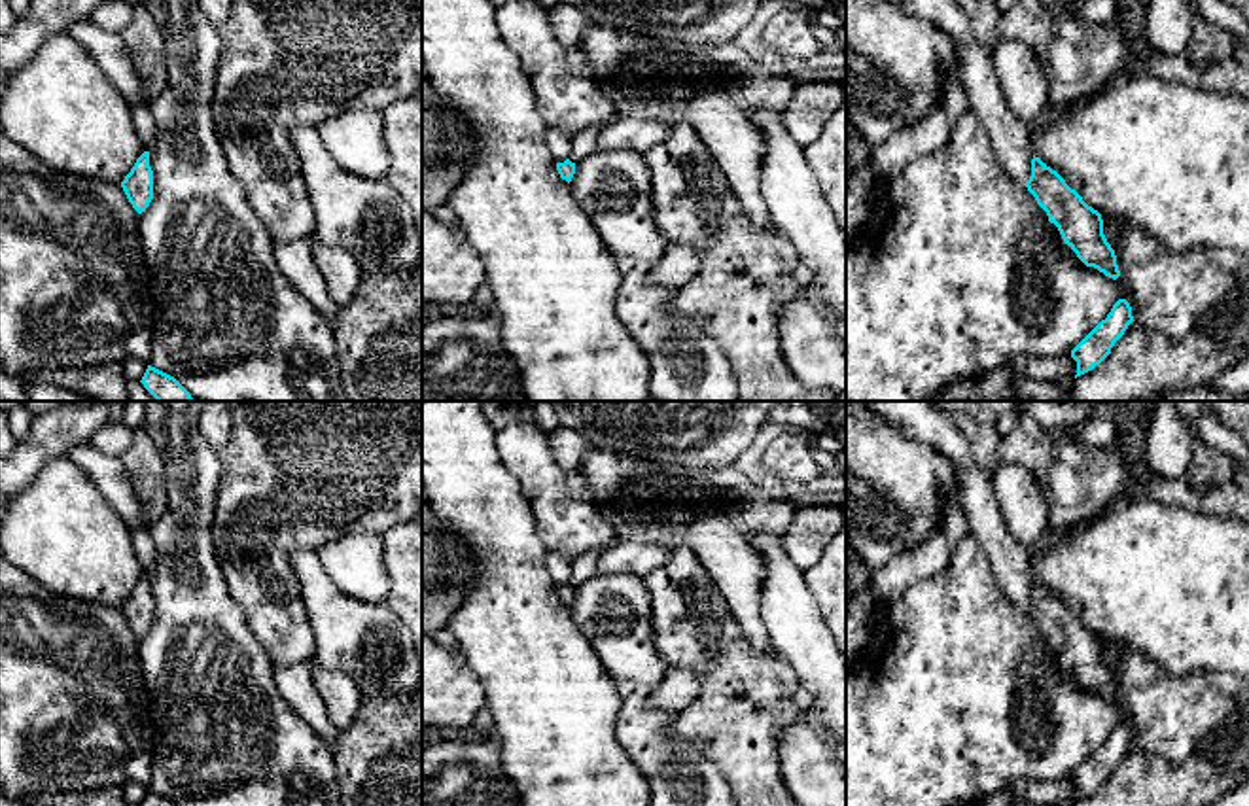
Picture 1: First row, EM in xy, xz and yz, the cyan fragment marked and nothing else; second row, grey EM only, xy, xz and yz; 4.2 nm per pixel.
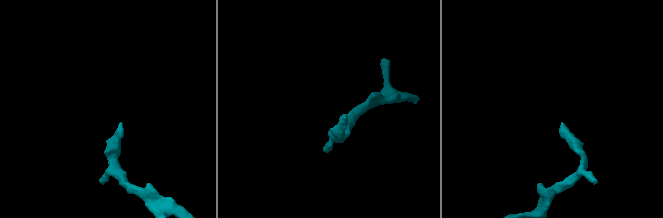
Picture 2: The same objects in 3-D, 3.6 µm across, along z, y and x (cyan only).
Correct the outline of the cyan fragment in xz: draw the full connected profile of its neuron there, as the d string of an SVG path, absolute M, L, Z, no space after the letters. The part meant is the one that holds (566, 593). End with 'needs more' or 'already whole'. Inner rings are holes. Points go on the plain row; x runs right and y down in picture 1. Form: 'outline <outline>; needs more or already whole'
outline M547 552L547 569L556 587L560 602L570 607L575 598L575 587L570 585L572 562L558 552Z; needs more

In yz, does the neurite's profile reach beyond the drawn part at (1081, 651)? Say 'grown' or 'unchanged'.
grown

